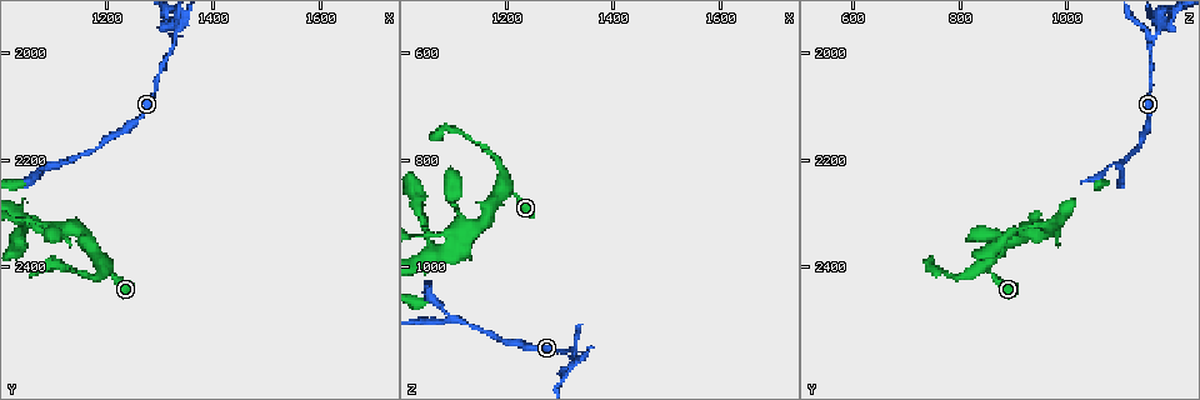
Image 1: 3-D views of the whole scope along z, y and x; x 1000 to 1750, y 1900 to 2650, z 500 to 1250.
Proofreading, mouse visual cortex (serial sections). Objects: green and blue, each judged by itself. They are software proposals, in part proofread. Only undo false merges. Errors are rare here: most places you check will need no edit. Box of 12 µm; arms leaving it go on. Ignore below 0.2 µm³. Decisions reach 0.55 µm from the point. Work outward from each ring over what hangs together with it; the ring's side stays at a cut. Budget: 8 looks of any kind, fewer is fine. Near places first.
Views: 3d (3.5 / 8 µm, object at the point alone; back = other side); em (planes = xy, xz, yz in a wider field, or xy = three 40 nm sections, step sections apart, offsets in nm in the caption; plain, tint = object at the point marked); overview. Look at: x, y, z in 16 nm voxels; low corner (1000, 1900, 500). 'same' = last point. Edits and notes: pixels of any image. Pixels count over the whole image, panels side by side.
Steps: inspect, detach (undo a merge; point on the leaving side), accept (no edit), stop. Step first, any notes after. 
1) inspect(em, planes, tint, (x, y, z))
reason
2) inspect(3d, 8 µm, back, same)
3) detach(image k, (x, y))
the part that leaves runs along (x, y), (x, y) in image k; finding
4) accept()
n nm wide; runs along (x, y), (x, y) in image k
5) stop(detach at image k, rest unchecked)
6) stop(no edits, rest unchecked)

inspect(3d, 8 µm, (1200, 2400, 850))
sharp bend

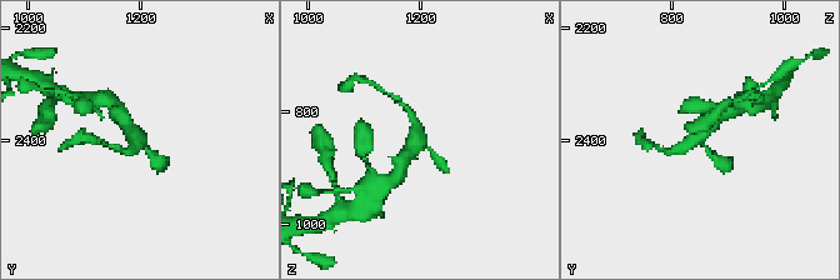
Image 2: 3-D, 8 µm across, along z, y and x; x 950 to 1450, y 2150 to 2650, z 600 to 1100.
inspect(3d, 3.5 µm, (1205, 2400, 855))

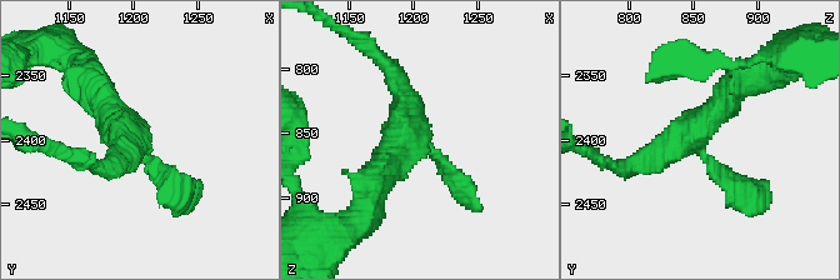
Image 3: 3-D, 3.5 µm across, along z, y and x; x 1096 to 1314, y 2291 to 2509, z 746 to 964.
inspect(em, xy, step 2, tint, (1202, 2404, 850))
shape alone is not enough

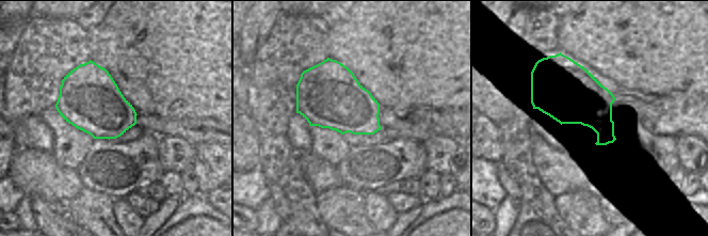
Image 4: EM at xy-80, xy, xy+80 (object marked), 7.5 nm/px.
accept()
480 nm wide; runs along (179, 193), (159, 178), (90, 85) in image 3; all the same cell

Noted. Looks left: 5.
inspect(3d, 3.5 µm, (1070, 2325, 970))
arms part here

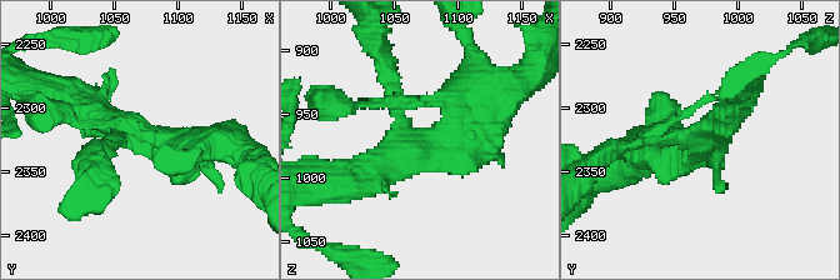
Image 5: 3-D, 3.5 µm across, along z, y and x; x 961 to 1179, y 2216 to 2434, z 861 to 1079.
inspect(em, xy, step 5, tint, (1068, 2322, 974))
3 arms; arms of 150, 400, 400 nm; shape alone is not enough

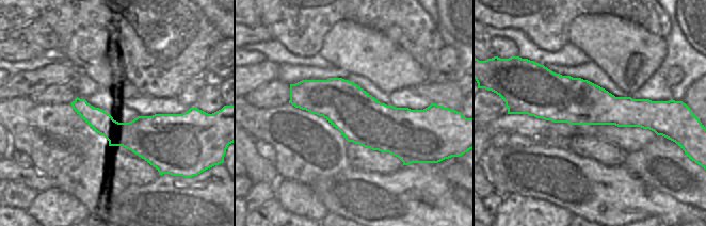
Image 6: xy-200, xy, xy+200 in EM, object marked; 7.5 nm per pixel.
accept()
all the same cell

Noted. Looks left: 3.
inspect(3d, 3.5 µm, (1325, 1965, 1170))
four-way junction

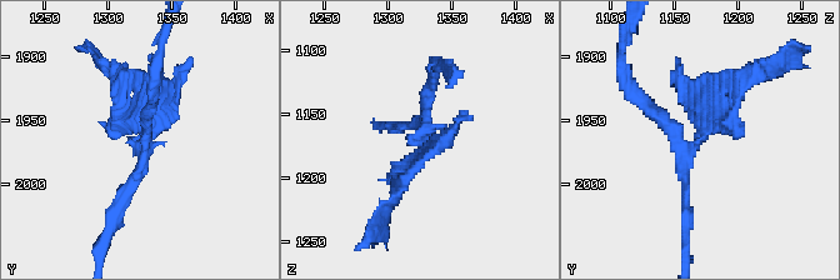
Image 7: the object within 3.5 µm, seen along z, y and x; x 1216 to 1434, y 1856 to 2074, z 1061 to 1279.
inspect(em, xy, step 2, tint, (1326, 1970, 1170))

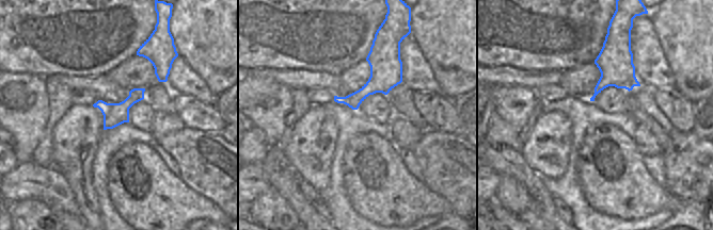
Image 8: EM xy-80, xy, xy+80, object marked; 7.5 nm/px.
inspect(em, xy, step 1, tint, same)
cut it another way

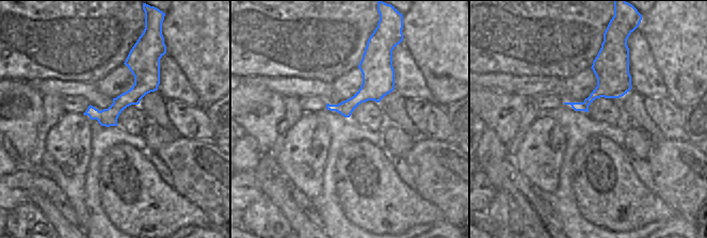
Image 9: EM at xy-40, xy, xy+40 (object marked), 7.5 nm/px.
accept()
runs along (138, 54), (139, 85), (93, 116) in image 9; all the same cell

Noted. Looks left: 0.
stop(no edits, rest unchecked)

